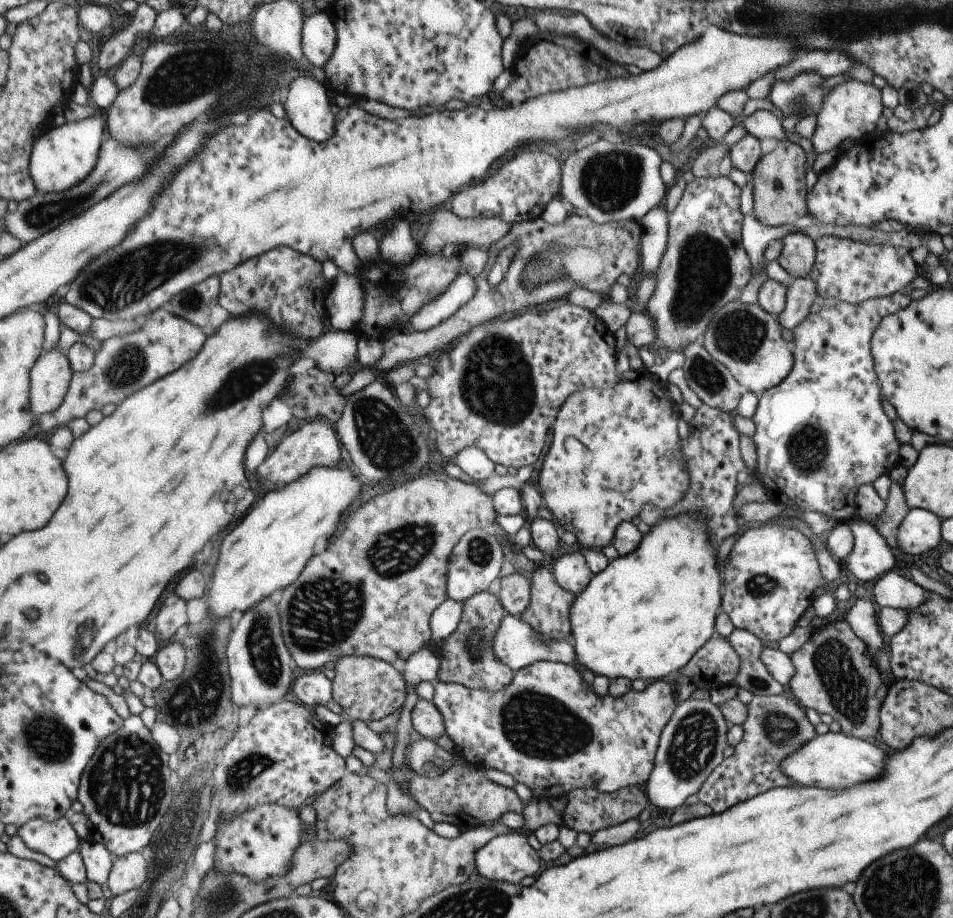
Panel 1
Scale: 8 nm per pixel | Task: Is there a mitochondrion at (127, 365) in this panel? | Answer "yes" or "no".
yes

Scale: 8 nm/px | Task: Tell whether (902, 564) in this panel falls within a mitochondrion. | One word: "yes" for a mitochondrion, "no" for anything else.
no

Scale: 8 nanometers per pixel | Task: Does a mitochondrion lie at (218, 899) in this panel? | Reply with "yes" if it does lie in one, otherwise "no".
yes

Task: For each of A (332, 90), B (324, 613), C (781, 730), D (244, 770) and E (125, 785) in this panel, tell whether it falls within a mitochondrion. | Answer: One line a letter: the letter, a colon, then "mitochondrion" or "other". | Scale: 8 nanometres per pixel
A: other
B: mitochondrion
C: mitochondrion
D: mitochondrion
E: mitochondrion

